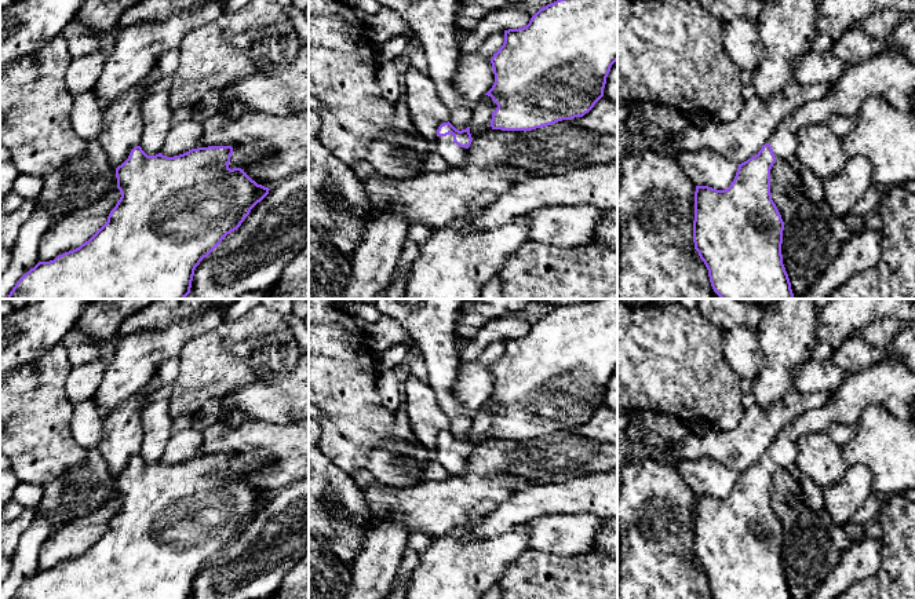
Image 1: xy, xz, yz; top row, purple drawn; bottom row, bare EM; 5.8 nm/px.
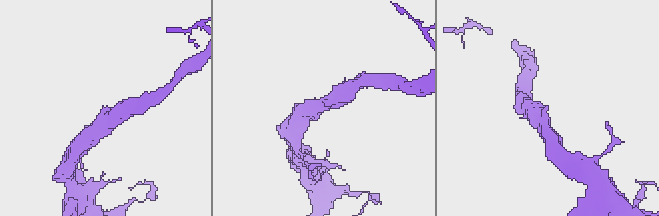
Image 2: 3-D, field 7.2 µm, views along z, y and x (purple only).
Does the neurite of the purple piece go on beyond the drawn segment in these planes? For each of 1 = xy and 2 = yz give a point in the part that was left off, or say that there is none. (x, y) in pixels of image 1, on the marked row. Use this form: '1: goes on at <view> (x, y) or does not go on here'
1: does not go on here
2: goes on at yz (890, 76)

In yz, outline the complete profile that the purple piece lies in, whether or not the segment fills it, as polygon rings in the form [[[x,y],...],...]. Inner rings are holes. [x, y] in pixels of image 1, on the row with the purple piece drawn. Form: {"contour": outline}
{"contour": [[[885,52],[843,69],[831,91],[784,117],[762,149],[739,164],[736,176],[725,190],[696,186],[693,242],[704,262],[711,286],[721,299],[794,299],[791,282],[783,264],[781,244],[784,222],[772,200],[770,169],[779,158],[791,158],[802,127],[827,124],[831,116],[856,117],[870,96],[879,96],[904,113],[914,113],[915,63],[901,52]]]}

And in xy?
{"contour": [[[135,146],[116,168],[121,197],[107,222],[79,248],[54,260],[39,262],[19,278],[7,299],[185,299],[200,262],[241,226],[270,190],[252,180],[244,169],[230,169],[232,154],[232,146],[208,146],[174,157],[161,153],[147,156],[141,146]]]}

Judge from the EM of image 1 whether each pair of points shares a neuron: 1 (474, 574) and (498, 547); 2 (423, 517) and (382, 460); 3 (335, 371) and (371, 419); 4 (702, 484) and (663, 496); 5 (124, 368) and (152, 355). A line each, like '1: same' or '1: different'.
1: same
2: different
3: same
4: different
5: same

